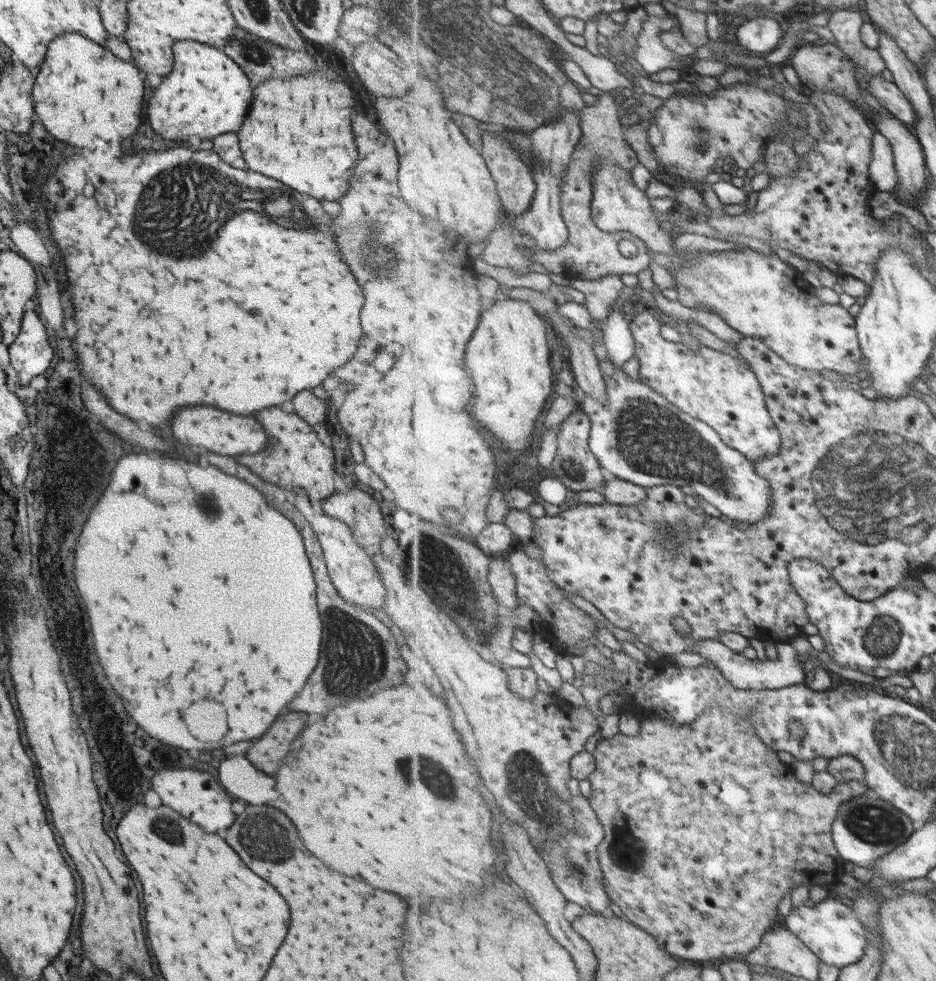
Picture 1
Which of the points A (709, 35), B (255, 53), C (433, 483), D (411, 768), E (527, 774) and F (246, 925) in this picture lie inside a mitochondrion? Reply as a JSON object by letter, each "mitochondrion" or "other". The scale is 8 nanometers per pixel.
{"A":"other","B":"mitochondrion","C":"other","D":"mitochondrion","E":"mitochondrion","F":"other"}

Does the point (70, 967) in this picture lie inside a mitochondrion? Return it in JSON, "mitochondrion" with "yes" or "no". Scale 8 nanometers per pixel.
{"mitochondrion":"no"}

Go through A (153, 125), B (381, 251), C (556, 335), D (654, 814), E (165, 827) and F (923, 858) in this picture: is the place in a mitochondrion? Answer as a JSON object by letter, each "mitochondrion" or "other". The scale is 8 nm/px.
{"A":"other","B":"mitochondrion","C":"other","D":"mitochondrion","E":"mitochondrion","F":"other"}

